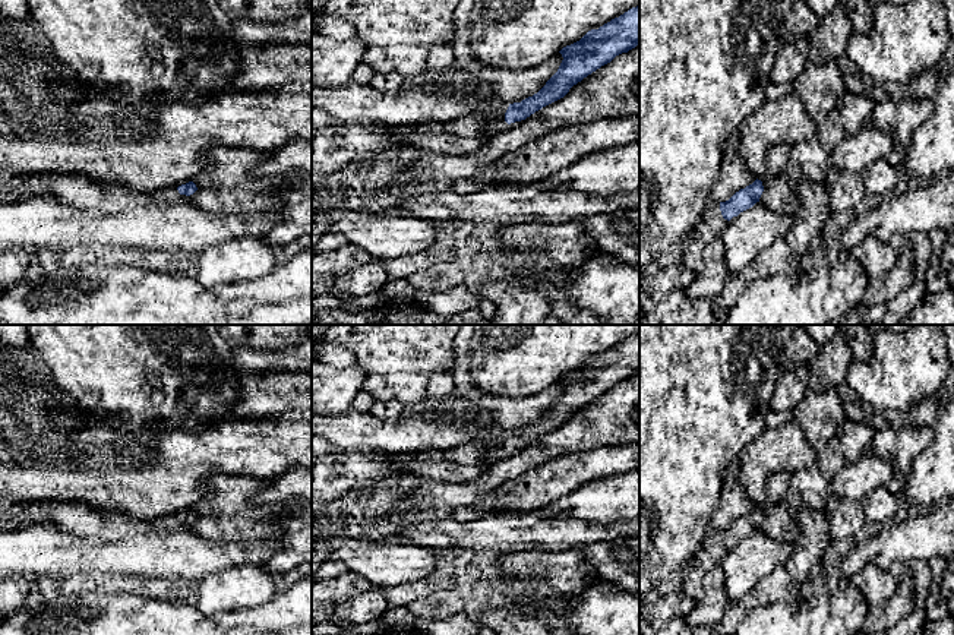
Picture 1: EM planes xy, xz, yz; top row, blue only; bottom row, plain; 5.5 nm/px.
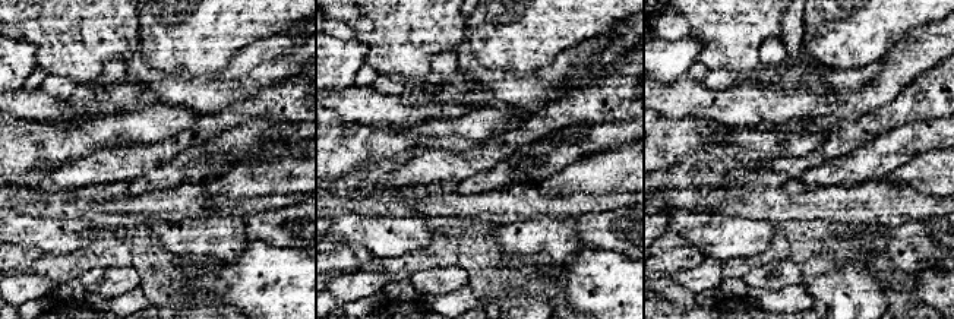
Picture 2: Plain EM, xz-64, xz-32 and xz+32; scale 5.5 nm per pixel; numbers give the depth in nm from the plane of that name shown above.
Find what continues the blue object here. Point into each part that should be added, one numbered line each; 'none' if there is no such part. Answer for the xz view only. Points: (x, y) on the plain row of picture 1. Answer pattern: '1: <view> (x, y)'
1: xz (351, 429)

